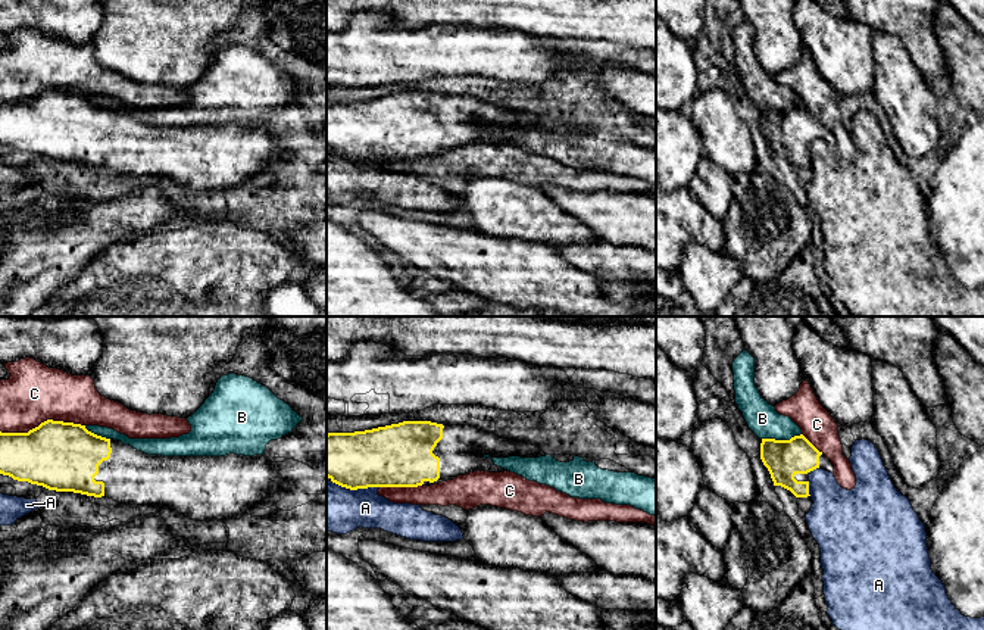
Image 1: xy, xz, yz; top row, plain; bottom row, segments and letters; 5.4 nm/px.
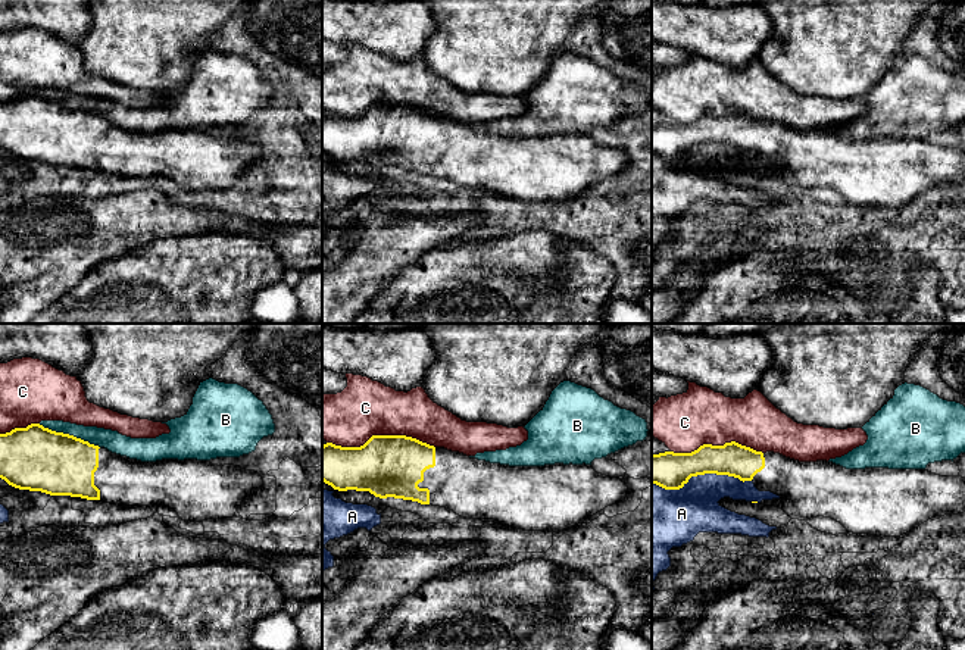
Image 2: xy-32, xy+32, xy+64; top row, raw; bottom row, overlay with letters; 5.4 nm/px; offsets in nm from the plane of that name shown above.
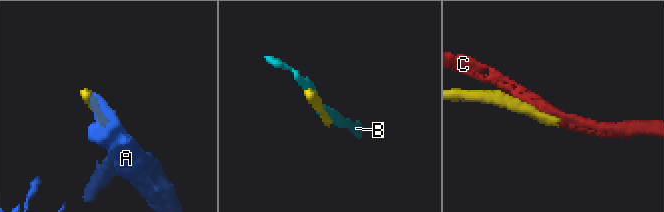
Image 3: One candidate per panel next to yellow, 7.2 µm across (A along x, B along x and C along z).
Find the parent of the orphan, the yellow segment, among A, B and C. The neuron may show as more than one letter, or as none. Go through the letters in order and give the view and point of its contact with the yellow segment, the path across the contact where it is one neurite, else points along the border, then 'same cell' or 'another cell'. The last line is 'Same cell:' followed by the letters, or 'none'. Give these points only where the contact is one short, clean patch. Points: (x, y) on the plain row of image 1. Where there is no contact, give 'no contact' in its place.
A: contact xz (355, 159); another cell
B: contact yz (781, 111); another cell
C: contact xy (41, 93); another cell
Same cell: none

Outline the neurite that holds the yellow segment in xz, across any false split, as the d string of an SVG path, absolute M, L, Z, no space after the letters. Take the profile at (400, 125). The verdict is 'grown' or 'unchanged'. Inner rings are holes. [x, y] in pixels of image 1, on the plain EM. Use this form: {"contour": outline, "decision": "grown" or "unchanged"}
{"contour": "M431 91L327 105L327 147L350 160L431 156L474 141L505 143L493 130L509 127L546 124L475 97Z", "decision": "grown"}

